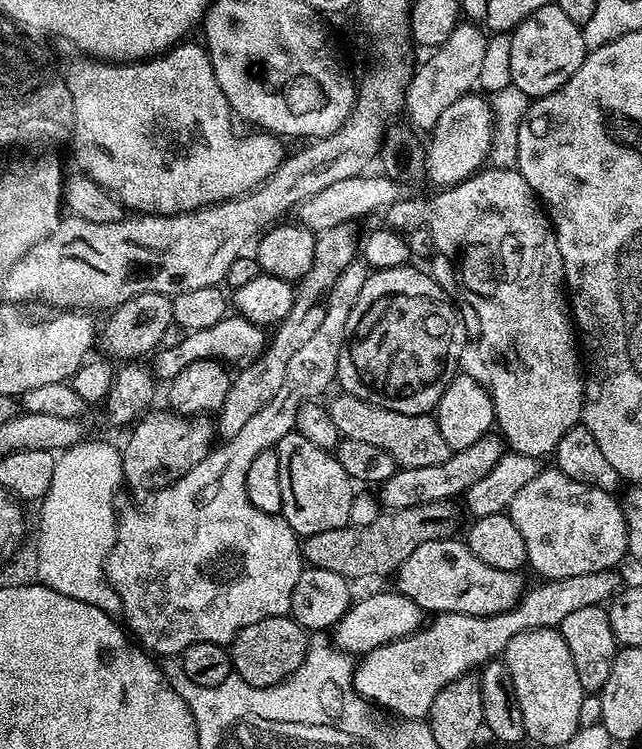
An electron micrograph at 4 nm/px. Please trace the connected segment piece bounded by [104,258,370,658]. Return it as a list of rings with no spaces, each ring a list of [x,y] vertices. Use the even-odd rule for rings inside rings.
[[[360,258],[352,260],[350,266],[346,266],[346,270],[342,270],[338,282],[334,282],[330,294],[324,299],[322,326],[318,326],[318,330],[314,330],[314,335],[307,340],[306,346],[302,346],[302,350],[294,350],[294,358],[290,358],[290,362],[286,362],[286,382],[282,382],[282,390],[278,390],[278,394],[274,394],[274,398],[270,398],[270,402],[266,402],[266,406],[262,406],[262,410],[258,414],[254,414],[254,418],[250,418],[250,422],[246,422],[246,426],[242,426],[242,430],[238,430],[238,434],[225,439],[221,448],[220,445],[213,447],[208,456],[202,458],[202,462],[198,462],[198,466],[194,466],[194,470],[182,474],[182,478],[178,478],[170,486],[159,488],[157,492],[151,493],[149,500],[152,501],[145,508],[132,508],[129,512],[121,511],[119,513],[116,525],[116,541],[108,555],[104,573],[108,576],[110,586],[114,586],[118,598],[124,604],[122,620],[125,620],[123,623],[126,625],[127,631],[149,653],[160,658],[176,658],[194,643],[206,642],[228,646],[246,626],[254,626],[254,622],[262,622],[262,618],[278,618],[291,613],[290,598],[294,598],[294,586],[298,583],[298,578],[306,567],[306,561],[302,555],[302,540],[301,537],[297,536],[296,531],[286,523],[283,515],[263,512],[254,506],[254,502],[250,500],[250,494],[246,492],[246,470],[250,470],[250,462],[254,462],[254,458],[258,458],[258,454],[262,454],[262,450],[275,448],[279,440],[294,431],[298,410],[302,405],[320,398],[320,395],[331,384],[334,384],[338,370],[338,358],[346,338],[346,322],[350,318],[350,310],[354,310],[354,302],[358,302],[358,294],[362,294],[362,286],[366,286],[368,275],[370,275],[370,269]]]

